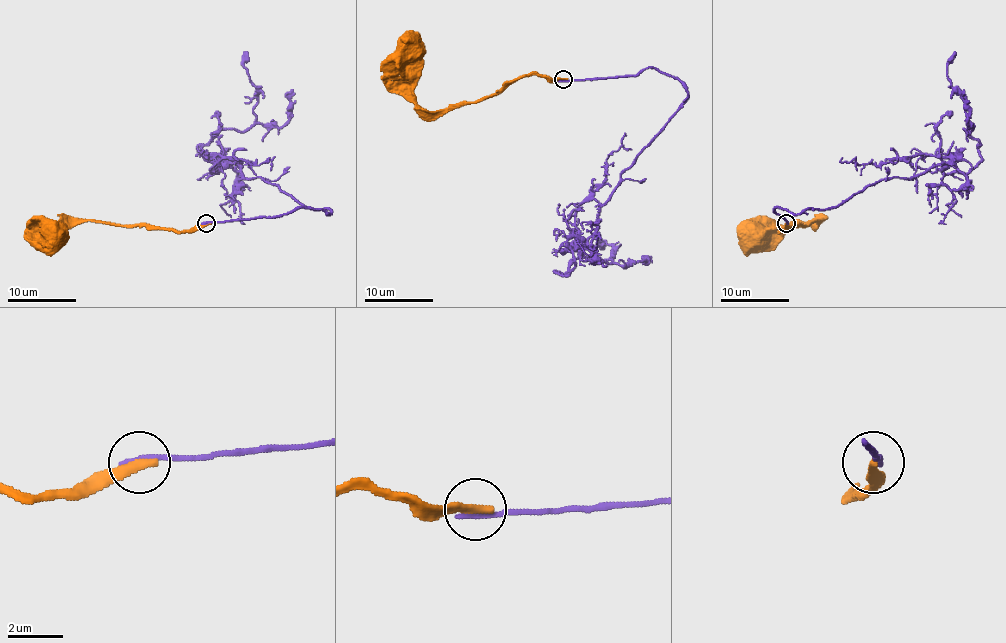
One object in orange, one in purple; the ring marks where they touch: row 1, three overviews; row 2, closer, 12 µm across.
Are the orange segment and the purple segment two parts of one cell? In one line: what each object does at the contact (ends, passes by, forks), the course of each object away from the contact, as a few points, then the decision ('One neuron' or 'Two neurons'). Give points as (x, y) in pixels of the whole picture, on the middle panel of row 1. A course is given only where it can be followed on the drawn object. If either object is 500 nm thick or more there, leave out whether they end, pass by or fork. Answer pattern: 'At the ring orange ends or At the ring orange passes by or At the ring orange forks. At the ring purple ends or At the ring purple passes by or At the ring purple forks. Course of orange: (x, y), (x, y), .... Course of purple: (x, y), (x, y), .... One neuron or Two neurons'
At the ring orange ends. At the ring purple ends. Course of orange: (563, 79), (525, 74), (507, 81), (485, 98), (425, 112), (414, 101), (409, 48). Course of purple: (563, 81), (654, 67), (687, 93), (554, 272), (609, 263), (604, 248). Two neurons

